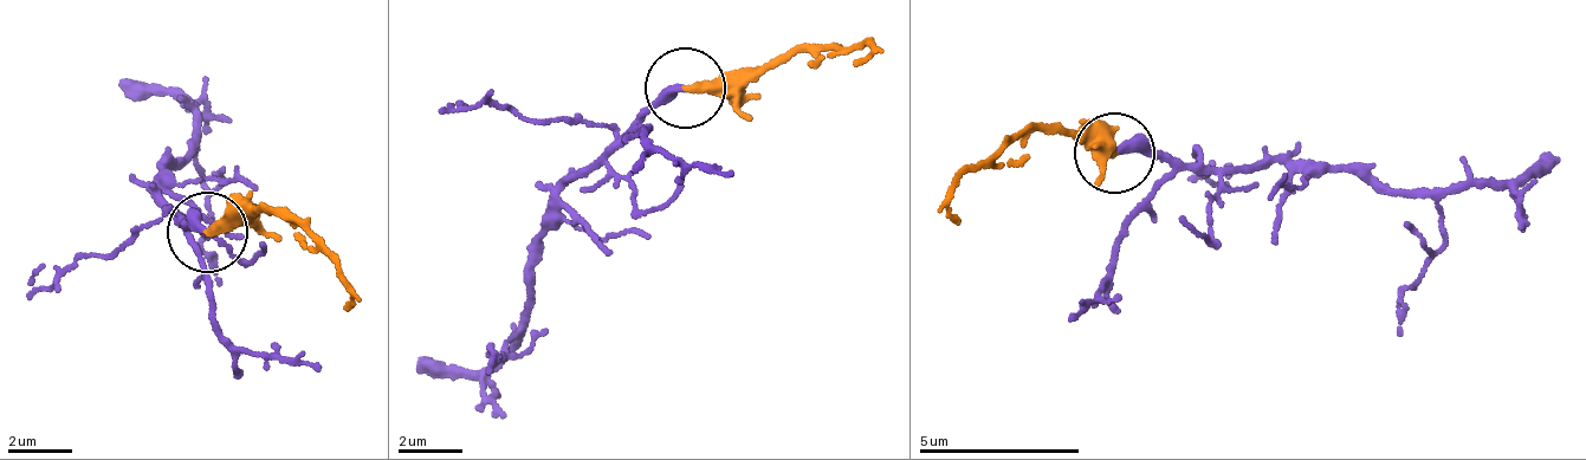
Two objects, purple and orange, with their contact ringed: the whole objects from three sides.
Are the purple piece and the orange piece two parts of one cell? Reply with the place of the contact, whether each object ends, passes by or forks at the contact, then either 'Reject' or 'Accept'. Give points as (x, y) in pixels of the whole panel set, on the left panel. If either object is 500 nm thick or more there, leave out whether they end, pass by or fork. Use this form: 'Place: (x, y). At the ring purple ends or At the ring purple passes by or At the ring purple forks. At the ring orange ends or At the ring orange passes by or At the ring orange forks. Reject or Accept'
Place: (207, 232). At the ring purple ends. At the ring orange ends. Accept

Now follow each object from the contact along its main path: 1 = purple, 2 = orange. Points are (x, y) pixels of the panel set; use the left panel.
1: (206, 230), (182, 218), (155, 180), (196, 144), (193, 147), (204, 188), (218, 286)
2: (206, 230), (248, 225), (273, 213), (312, 226), (332, 269), (354, 295), (350, 312)

